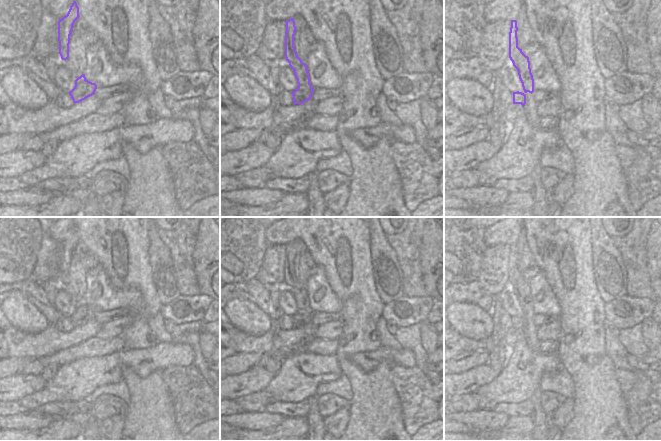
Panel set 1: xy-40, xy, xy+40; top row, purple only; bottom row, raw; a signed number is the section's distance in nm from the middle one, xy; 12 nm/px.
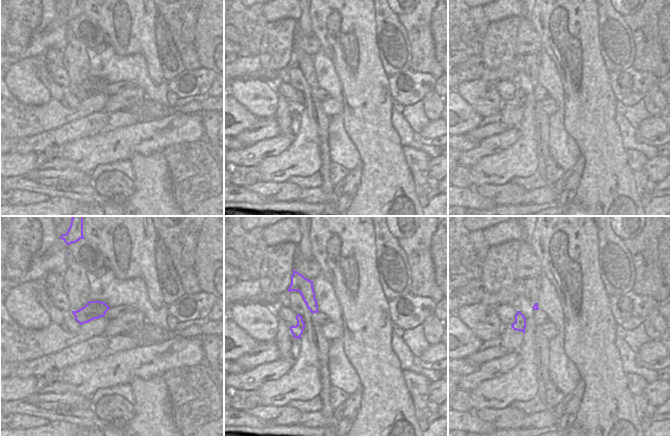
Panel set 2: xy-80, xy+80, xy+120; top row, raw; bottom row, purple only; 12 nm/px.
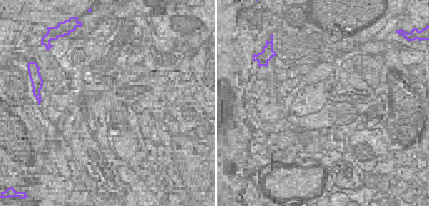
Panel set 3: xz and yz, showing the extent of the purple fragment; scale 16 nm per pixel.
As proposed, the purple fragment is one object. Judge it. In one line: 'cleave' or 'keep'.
cleave

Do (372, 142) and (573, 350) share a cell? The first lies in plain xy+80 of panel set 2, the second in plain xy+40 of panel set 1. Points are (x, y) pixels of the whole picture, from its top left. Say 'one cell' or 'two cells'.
one cell

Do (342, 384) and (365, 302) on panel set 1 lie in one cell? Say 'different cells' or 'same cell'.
different cells

